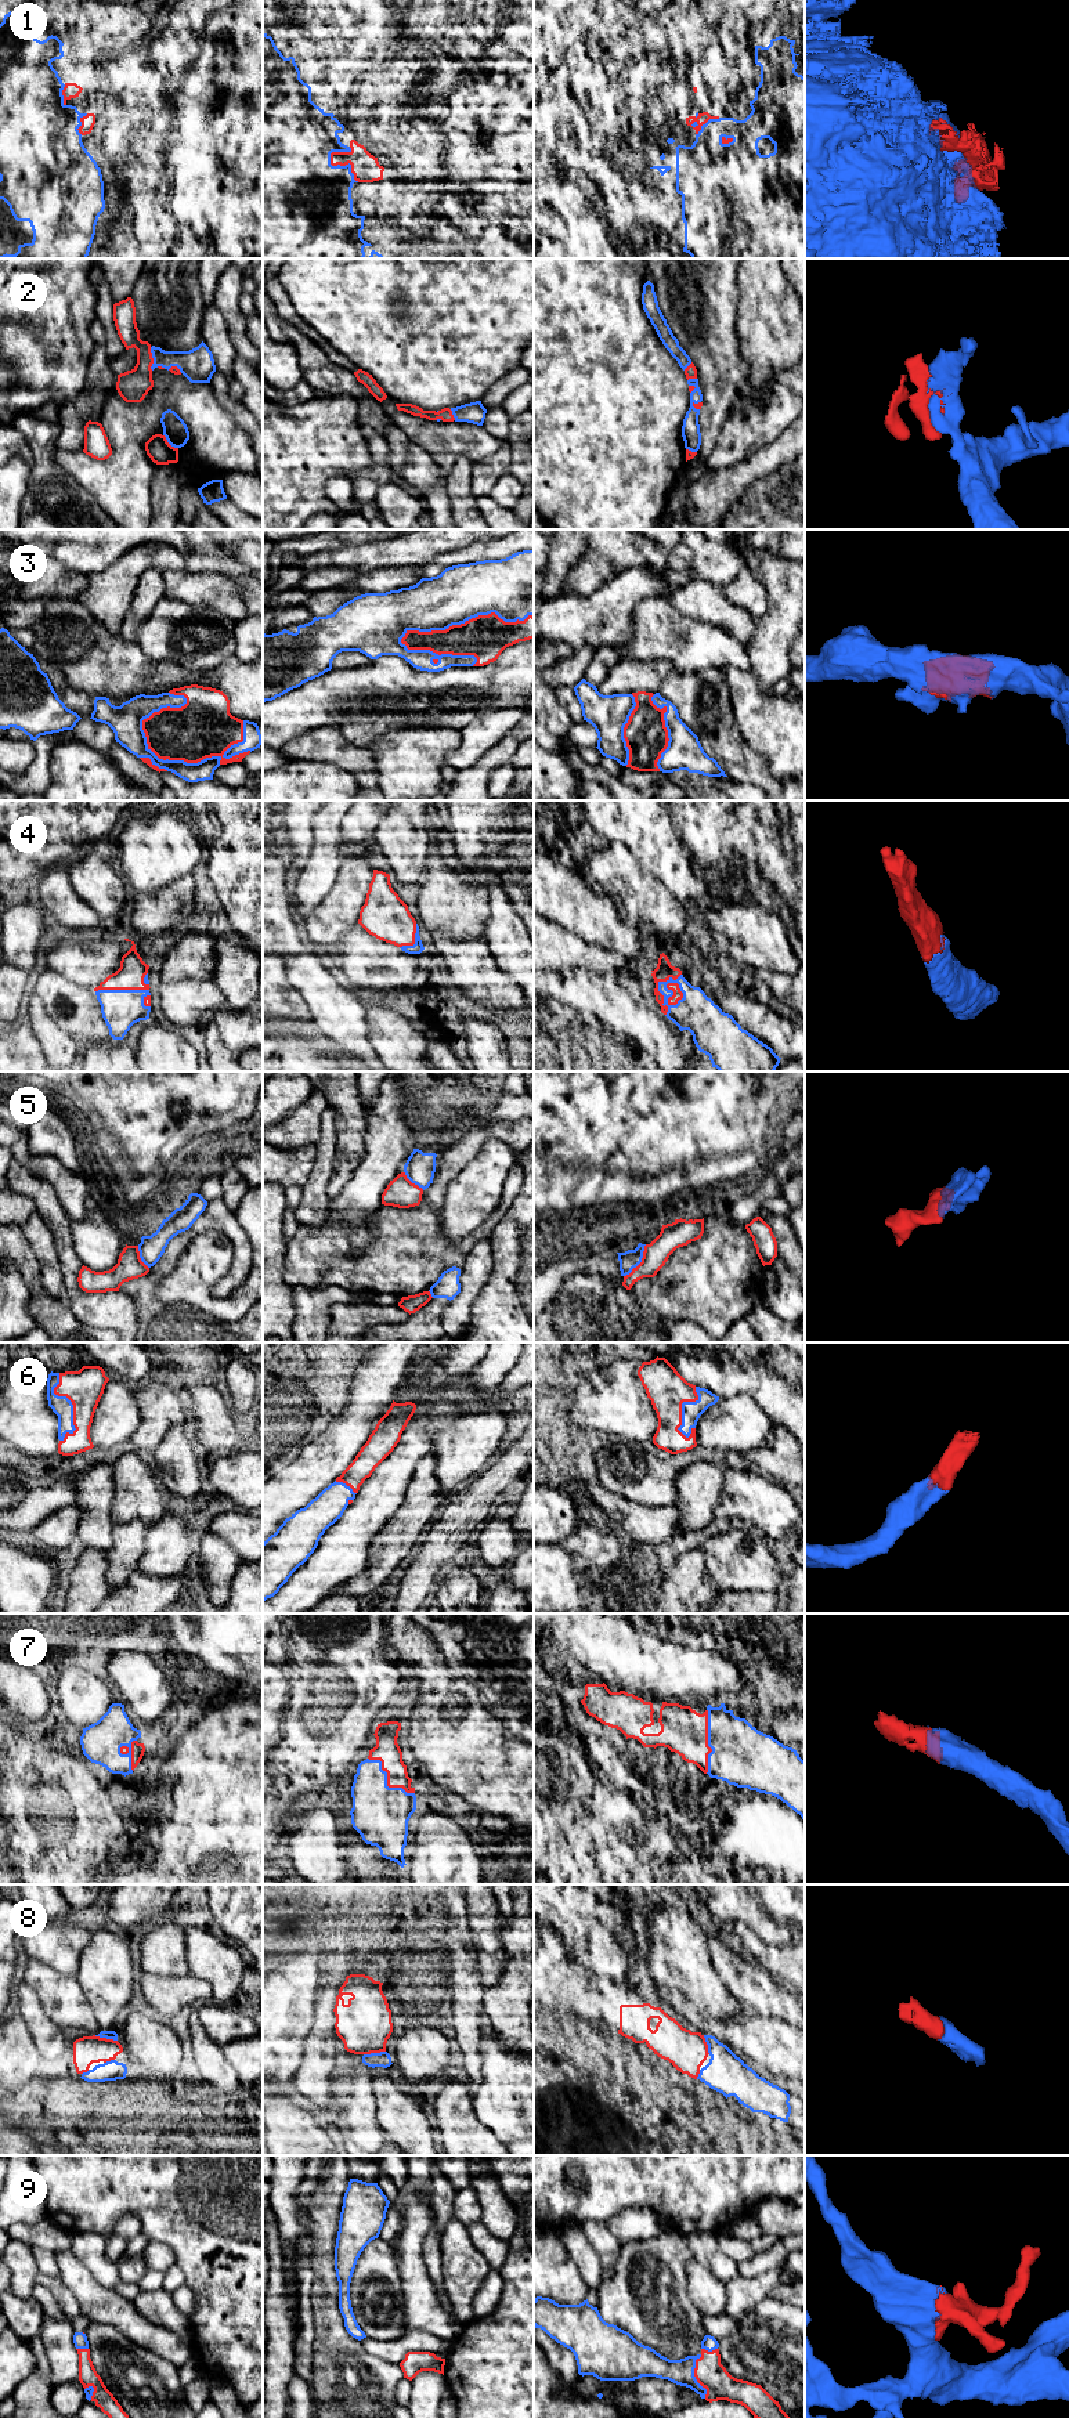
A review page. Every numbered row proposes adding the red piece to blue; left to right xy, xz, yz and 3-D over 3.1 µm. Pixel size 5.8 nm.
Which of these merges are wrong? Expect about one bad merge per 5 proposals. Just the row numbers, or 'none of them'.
5

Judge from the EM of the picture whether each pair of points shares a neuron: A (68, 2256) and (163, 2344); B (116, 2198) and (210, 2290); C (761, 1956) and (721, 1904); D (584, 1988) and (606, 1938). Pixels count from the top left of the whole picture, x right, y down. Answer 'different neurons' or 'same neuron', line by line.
A: same neuron
B: same neuron
C: different neurons
D: different neurons

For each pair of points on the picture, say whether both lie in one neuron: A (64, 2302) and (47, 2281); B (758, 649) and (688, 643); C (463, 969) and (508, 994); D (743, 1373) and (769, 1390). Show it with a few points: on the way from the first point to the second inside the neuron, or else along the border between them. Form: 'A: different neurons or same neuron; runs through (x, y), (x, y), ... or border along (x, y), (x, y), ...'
A: same neuron; runs through (64, 2297), (53, 2285)
B: different neurons; border along (746, 646), (751, 669)
C: same neuron; runs through (475, 972), (497, 994)
D: same neuron; runs through (750, 1374), (762, 1384)

